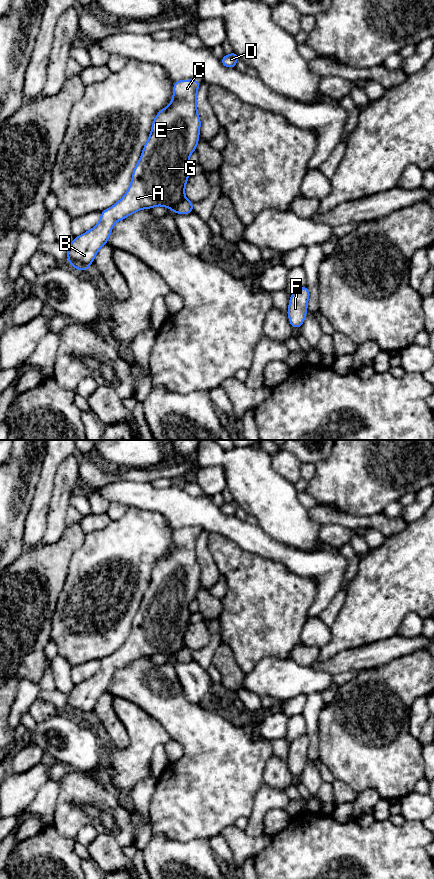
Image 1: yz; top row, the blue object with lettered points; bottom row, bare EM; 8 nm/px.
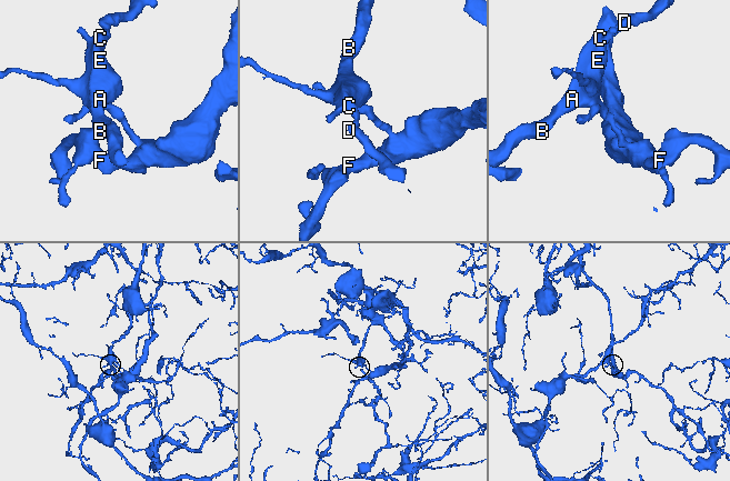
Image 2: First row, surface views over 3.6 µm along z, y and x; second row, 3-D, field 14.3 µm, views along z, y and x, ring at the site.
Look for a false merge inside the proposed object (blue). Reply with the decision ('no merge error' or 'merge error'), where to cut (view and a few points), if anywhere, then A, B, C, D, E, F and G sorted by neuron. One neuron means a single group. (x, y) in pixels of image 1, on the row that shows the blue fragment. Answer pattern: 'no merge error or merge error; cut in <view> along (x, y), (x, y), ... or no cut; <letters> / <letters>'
merge error; cut in yz along (184, 197), (172, 211); A B C D E G / F

